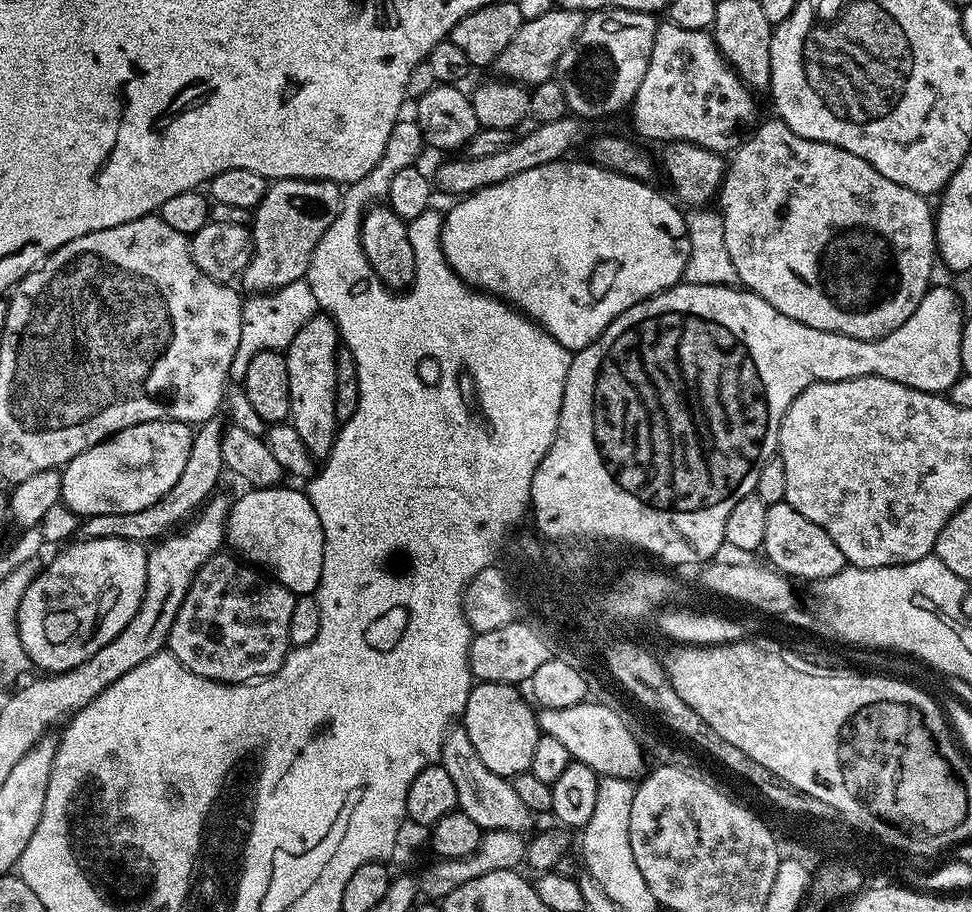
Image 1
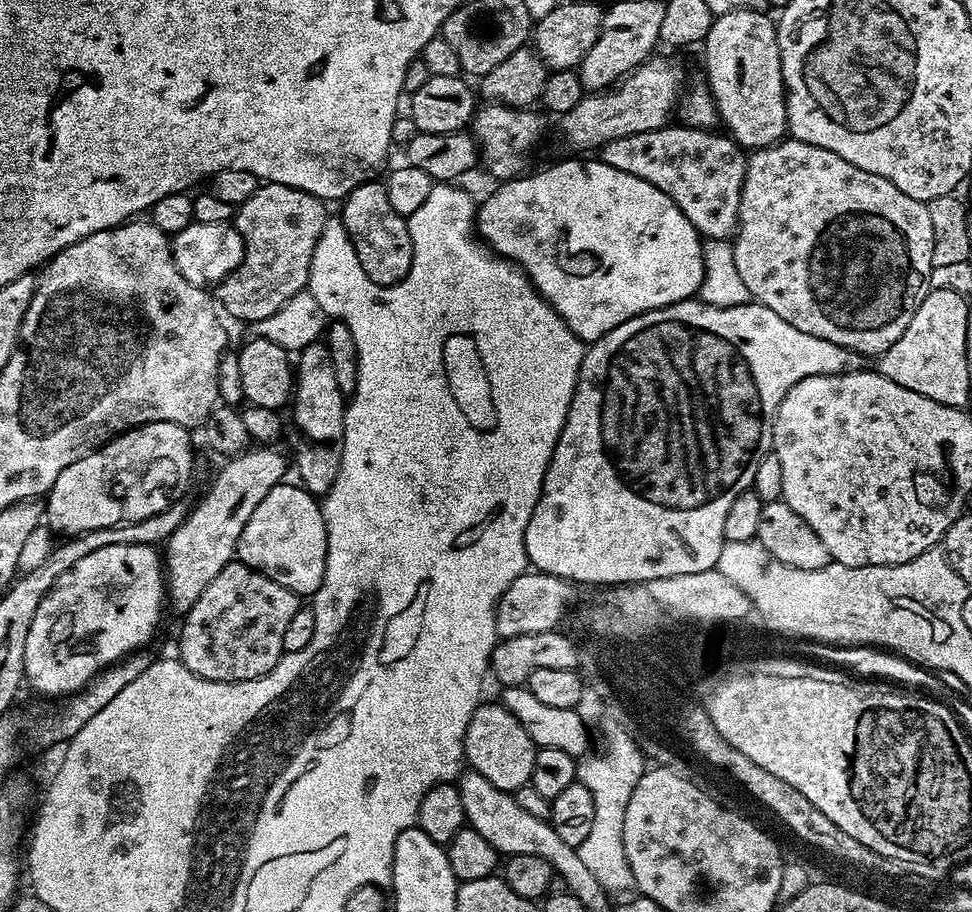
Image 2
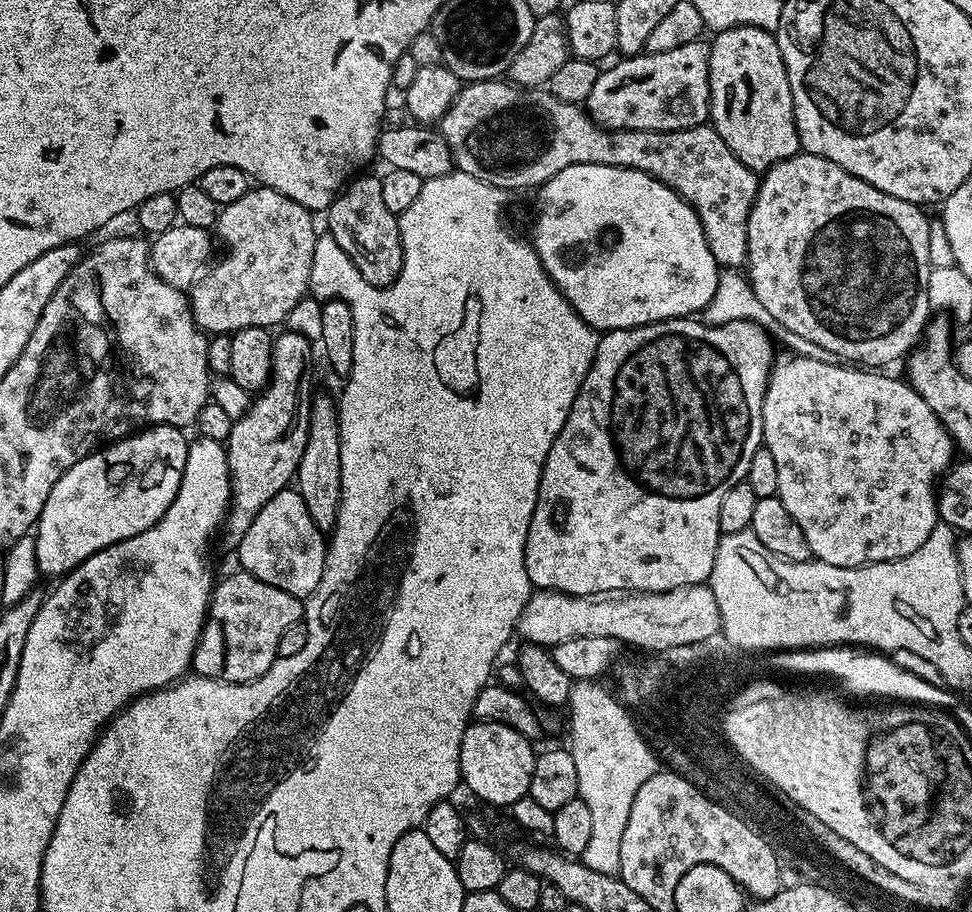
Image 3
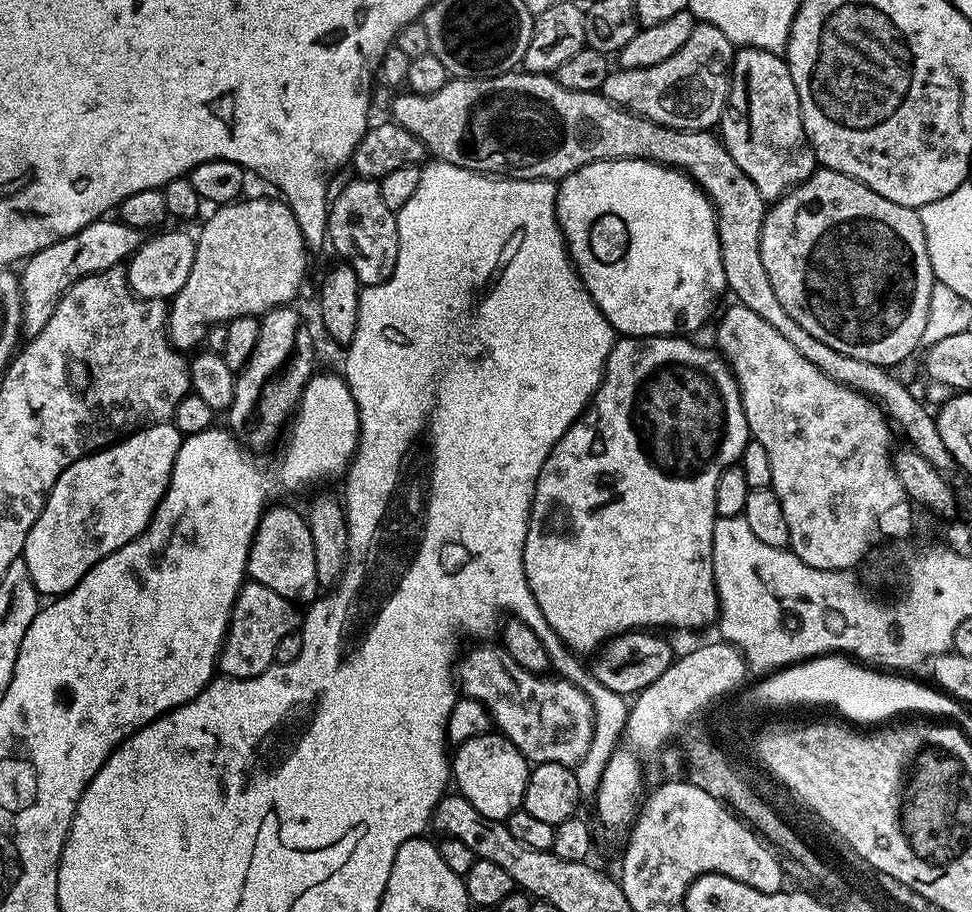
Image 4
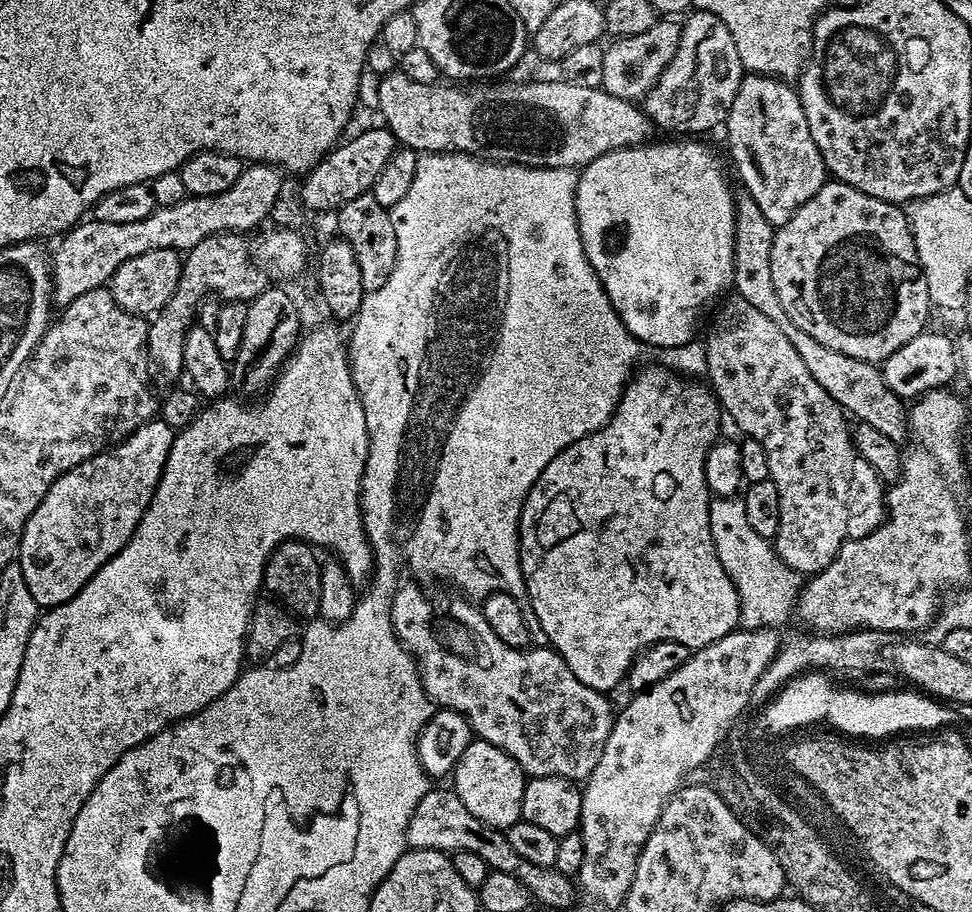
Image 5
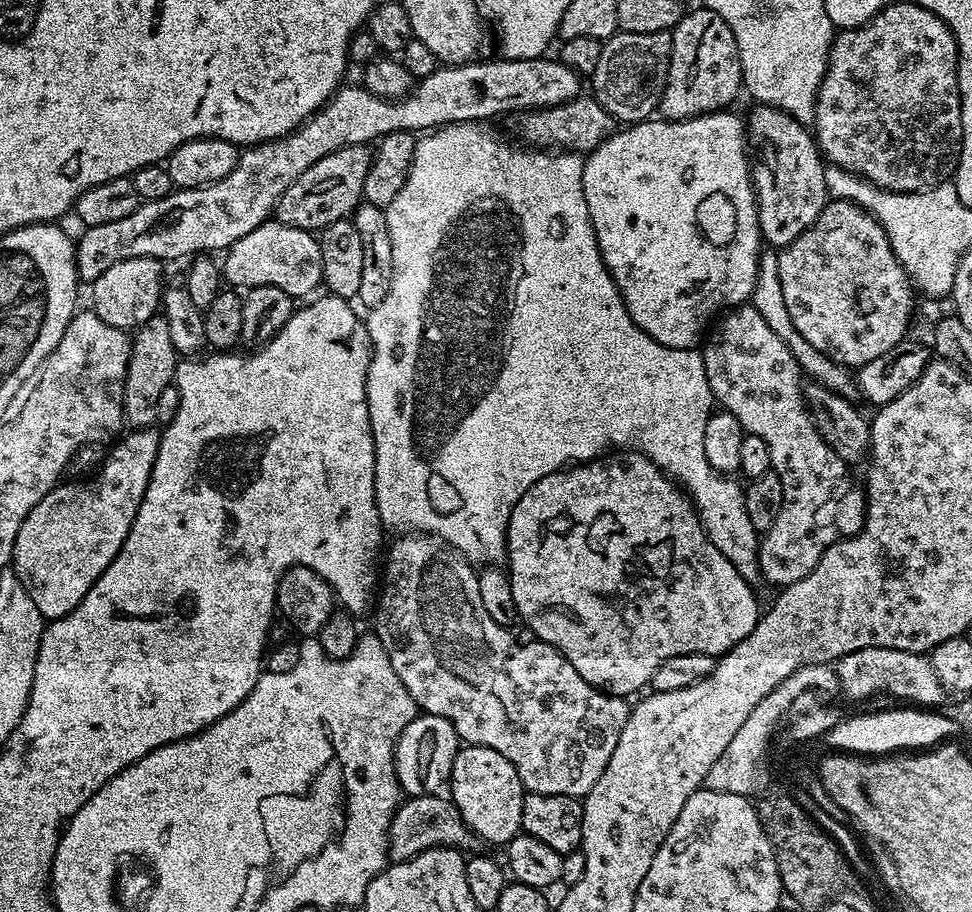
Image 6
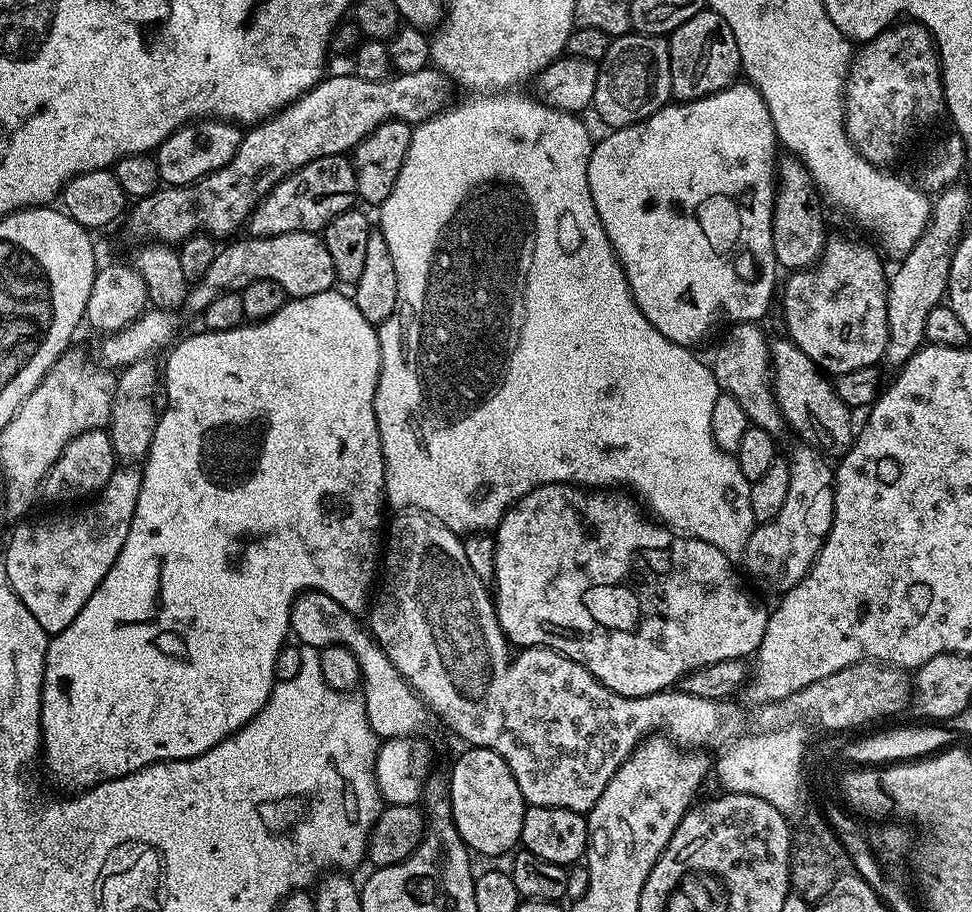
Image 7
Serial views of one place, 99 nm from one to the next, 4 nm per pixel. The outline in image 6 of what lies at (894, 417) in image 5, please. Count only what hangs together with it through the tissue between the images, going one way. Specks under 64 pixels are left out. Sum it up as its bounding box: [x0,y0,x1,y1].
[750,250,858,401]

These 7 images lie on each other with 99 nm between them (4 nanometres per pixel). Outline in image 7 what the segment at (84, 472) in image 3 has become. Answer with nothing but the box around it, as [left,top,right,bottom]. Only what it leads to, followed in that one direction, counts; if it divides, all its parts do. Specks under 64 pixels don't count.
[2,466,141,634]

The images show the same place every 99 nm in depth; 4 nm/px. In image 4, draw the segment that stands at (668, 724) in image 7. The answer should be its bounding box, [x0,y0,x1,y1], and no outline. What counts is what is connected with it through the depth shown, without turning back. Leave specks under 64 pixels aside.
[459,642,594,766]

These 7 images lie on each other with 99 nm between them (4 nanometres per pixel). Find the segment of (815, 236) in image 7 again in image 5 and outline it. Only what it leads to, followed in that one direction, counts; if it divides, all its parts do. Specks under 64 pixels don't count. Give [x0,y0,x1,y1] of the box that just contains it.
[727,74,829,226]

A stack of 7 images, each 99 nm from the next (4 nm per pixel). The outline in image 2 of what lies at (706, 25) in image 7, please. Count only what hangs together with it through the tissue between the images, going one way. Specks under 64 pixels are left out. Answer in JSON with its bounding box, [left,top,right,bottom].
[558,54,685,150]

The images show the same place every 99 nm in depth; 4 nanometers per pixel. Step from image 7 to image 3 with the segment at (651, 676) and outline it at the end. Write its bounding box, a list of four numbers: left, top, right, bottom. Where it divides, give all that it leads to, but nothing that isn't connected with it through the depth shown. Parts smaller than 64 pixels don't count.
[524,316,774,596]

